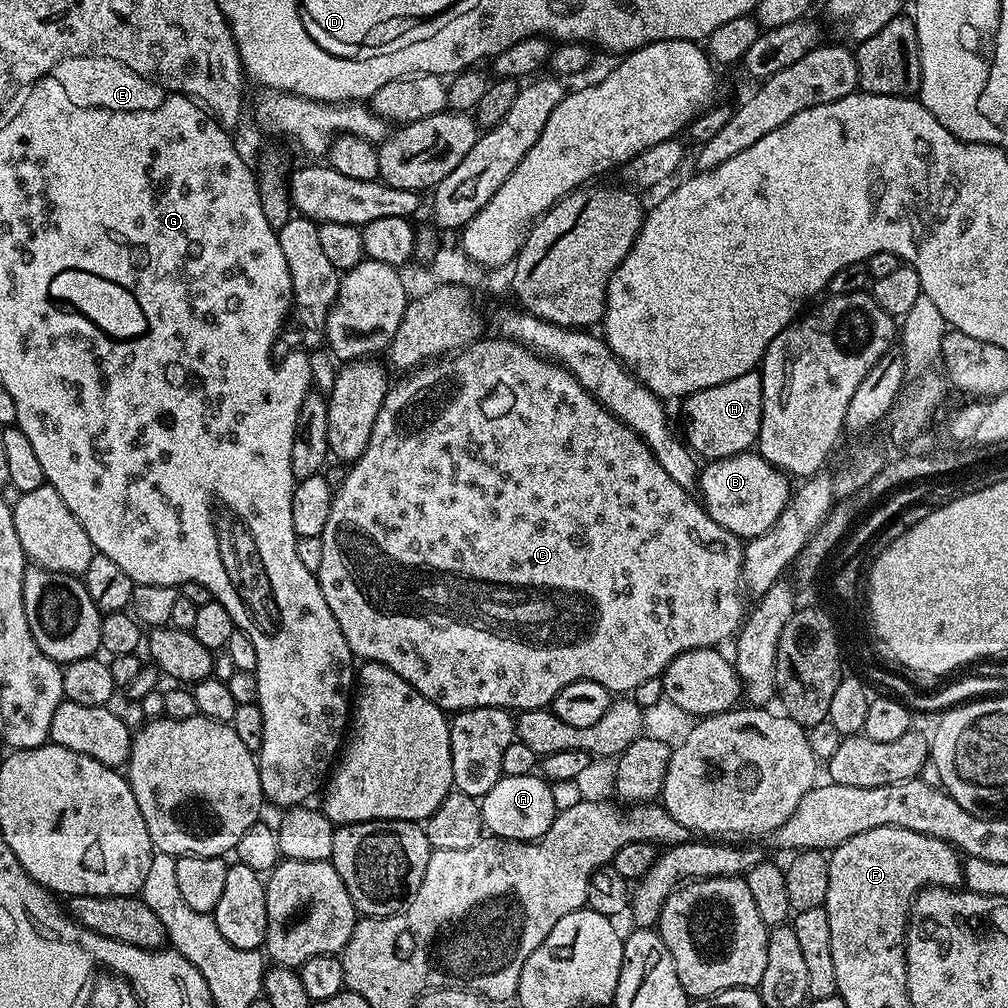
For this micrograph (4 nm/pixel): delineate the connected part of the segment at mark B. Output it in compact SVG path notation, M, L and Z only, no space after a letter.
M749 450L721 460L709 460L699 469L698 499L710 518L718 522L730 534L747 542L758 534L766 534L774 522L778 522L778 514L786 510L788 498L794 488L789 477L775 468L759 451Z

